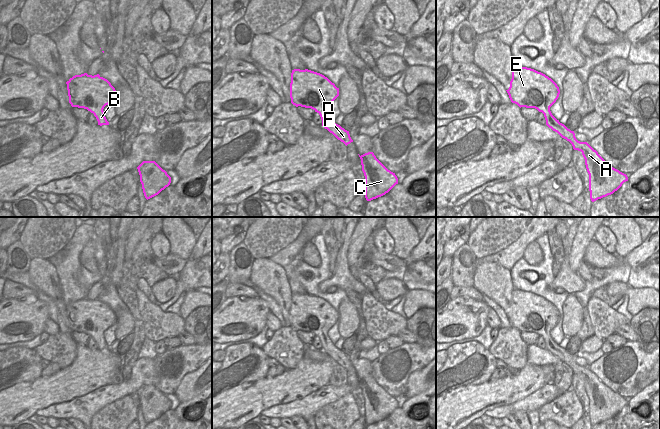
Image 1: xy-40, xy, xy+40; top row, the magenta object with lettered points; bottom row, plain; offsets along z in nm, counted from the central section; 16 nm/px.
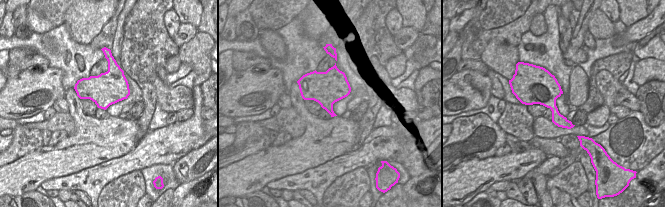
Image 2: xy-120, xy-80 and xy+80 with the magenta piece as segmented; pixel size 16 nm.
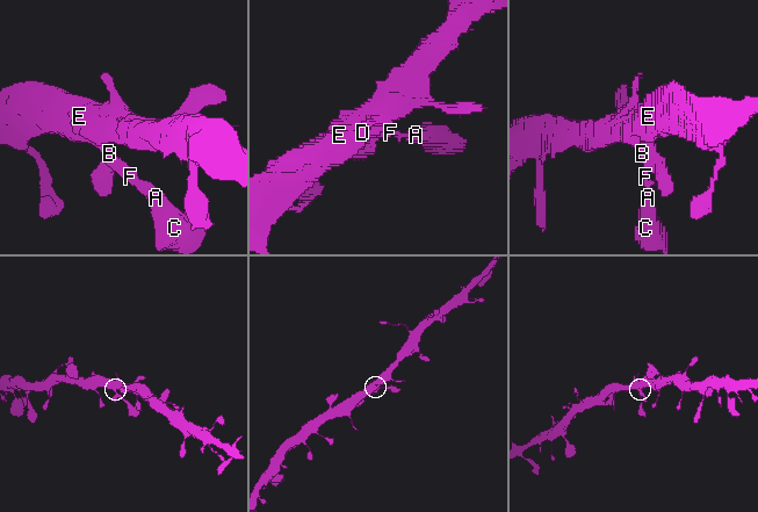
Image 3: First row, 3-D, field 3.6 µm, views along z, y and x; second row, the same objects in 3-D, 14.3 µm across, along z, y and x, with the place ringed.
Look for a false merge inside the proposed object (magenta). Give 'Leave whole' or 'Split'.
Leave whole

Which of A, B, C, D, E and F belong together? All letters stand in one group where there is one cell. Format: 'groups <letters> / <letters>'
groups A B C D E F

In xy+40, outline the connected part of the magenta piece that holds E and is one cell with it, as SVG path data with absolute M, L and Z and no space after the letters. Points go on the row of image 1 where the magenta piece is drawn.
M514 65L512 67L512 79L510 81L510 87L506 91L511 102L517 104L520 108L535 108L539 112L542 112L546 120L546 125L553 131L557 132L562 138L569 141L574 150L582 152L582 155L585 159L586 169L589 174L589 191L592 202L613 194L622 186L624 182L628 181L626 174L613 168L587 142L578 141L575 137L574 131L568 129L552 115L550 107L558 99L560 90L557 84L551 78L534 69Z

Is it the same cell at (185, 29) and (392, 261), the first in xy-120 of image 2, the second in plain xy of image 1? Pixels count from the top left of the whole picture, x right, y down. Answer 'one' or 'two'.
one

